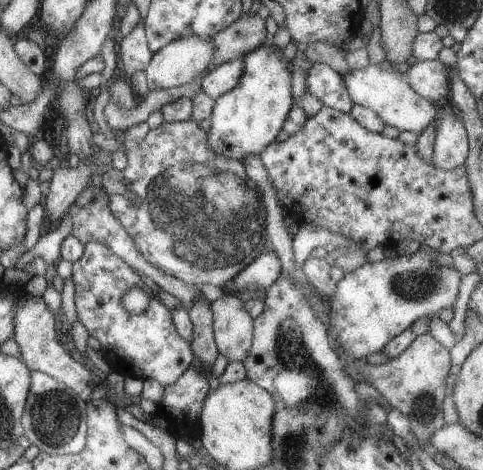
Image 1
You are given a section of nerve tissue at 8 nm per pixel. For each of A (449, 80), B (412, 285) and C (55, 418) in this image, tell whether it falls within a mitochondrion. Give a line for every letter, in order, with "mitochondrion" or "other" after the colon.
A: other
B: mitochondrion
C: mitochondrion

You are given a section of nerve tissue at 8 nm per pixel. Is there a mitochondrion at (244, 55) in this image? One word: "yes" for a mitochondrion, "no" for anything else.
no

